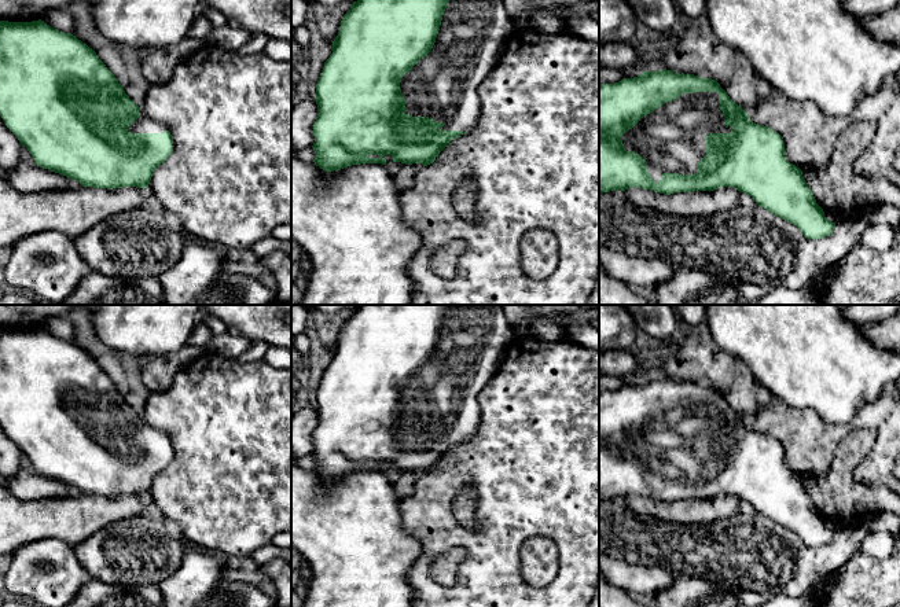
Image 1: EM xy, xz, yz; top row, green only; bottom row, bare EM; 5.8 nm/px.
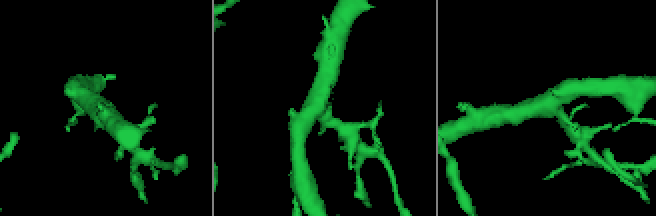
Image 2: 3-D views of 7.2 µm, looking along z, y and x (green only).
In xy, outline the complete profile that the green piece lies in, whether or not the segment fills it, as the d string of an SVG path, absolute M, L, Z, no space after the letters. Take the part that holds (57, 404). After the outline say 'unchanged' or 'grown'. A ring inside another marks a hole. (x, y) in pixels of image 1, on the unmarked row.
M0 328L0 424L5 434L27 456L37 474L78 489L82 494L92 496L147 496L155 477L164 471L173 459L173 446L169 438L161 441L131 441L128 435L139 426L140 415L129 406L114 382L99 367L96 360L70 341L59 339L44 328L8 330Z | unchanged

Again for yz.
M666 376L599 391L599 503L631 494L665 503L732 494L813 548L830 544L835 533L824 525L802 478L786 467L778 439L753 430L716 387ZM694 400L717 400L724 434L732 438L705 444L706 461L695 482L662 481L655 490L646 467L627 459L621 445L666 409Z | unchanged

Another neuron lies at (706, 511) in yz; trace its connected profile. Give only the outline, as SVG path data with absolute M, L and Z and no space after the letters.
M631 494L624 500L638 515L649 515L672 523L705 525L736 515L741 503L732 494L721 494L715 499L675 500L671 503Z

